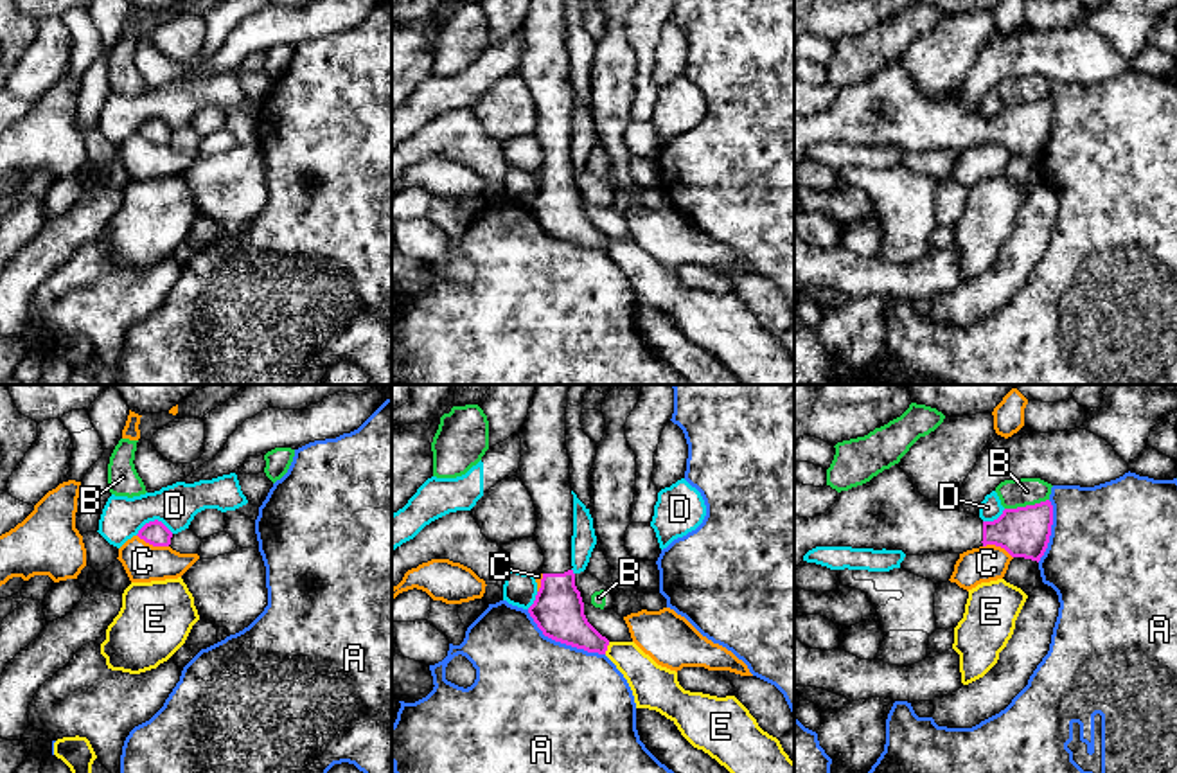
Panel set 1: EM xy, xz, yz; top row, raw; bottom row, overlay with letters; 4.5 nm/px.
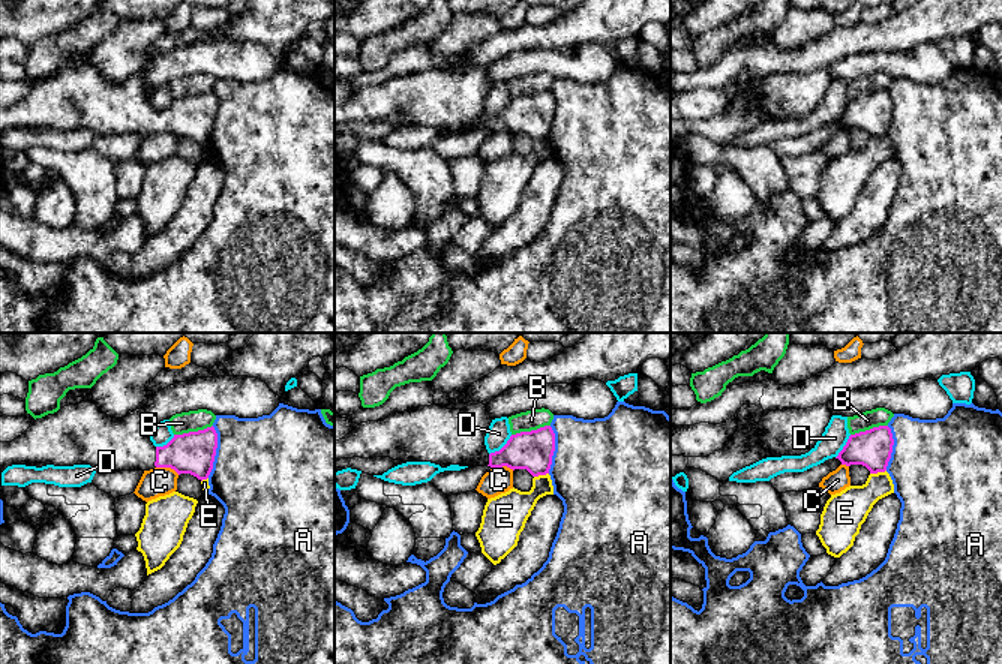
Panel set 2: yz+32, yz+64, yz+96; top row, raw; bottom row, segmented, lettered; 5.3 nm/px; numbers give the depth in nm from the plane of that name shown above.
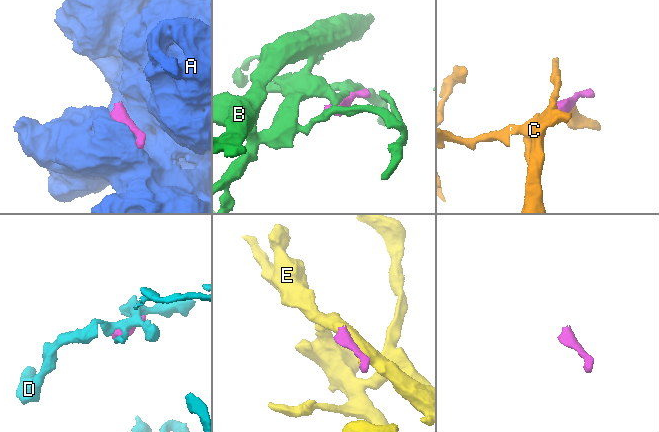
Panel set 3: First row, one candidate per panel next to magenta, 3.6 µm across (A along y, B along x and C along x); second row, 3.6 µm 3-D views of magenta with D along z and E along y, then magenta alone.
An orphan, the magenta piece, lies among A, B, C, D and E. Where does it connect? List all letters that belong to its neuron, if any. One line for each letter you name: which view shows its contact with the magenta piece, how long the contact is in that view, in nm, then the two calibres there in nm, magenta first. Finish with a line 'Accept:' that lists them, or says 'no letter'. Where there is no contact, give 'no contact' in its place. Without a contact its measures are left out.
Accept: no letter

